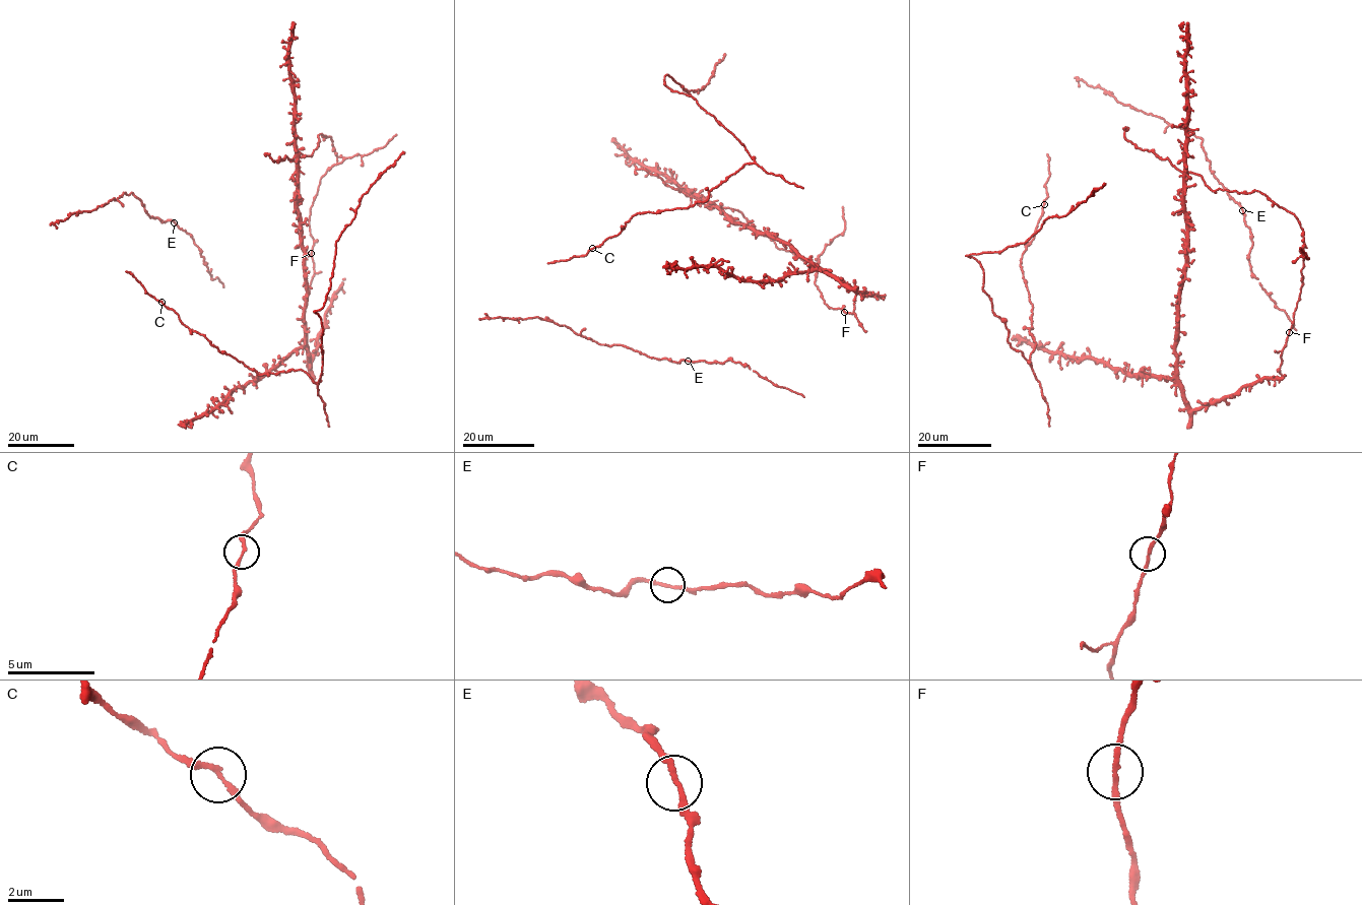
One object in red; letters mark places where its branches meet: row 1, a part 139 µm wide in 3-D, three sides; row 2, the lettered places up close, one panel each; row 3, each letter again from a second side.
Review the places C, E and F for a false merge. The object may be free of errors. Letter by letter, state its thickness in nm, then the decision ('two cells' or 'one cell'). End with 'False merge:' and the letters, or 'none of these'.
C: 190 nm thick; one cell
E: 190 nm thick; one cell
F: 190 nm thick; one cell
False merge: none of these

